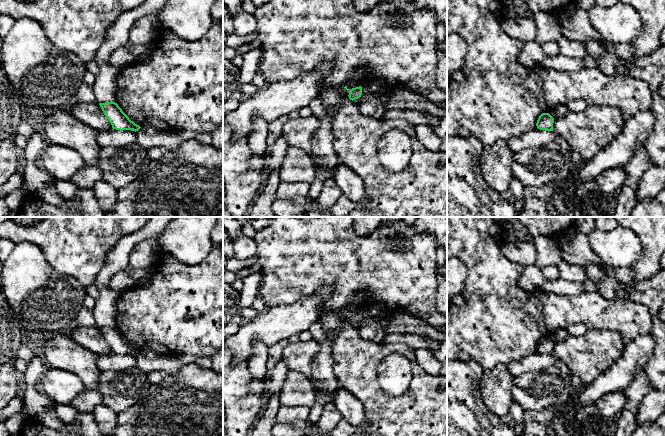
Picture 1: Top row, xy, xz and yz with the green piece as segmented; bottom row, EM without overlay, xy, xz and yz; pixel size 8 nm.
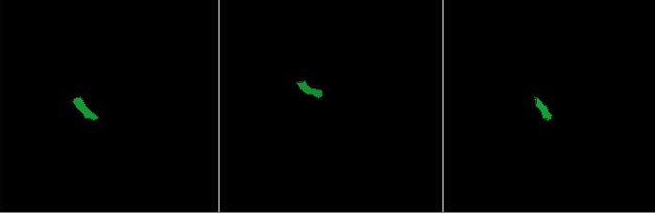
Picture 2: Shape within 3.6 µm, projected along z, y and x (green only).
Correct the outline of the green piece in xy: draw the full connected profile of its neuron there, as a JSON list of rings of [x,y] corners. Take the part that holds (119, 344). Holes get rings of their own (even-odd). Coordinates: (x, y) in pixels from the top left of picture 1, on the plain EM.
[[[115,326],[99,327],[104,339],[110,345],[112,352],[116,354],[138,355],[141,351],[129,343]]]

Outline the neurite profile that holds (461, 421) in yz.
[[[447,398],[447,436],[491,436],[484,430],[474,414],[461,403],[453,403]]]

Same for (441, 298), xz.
[[[437,270],[438,288],[436,295],[436,309],[447,316],[447,276]]]

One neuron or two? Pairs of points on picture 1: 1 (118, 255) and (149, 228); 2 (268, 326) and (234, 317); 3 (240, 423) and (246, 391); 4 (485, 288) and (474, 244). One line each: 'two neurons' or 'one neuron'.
1: one neuron
2: two neurons
3: one neuron
4: one neuron

